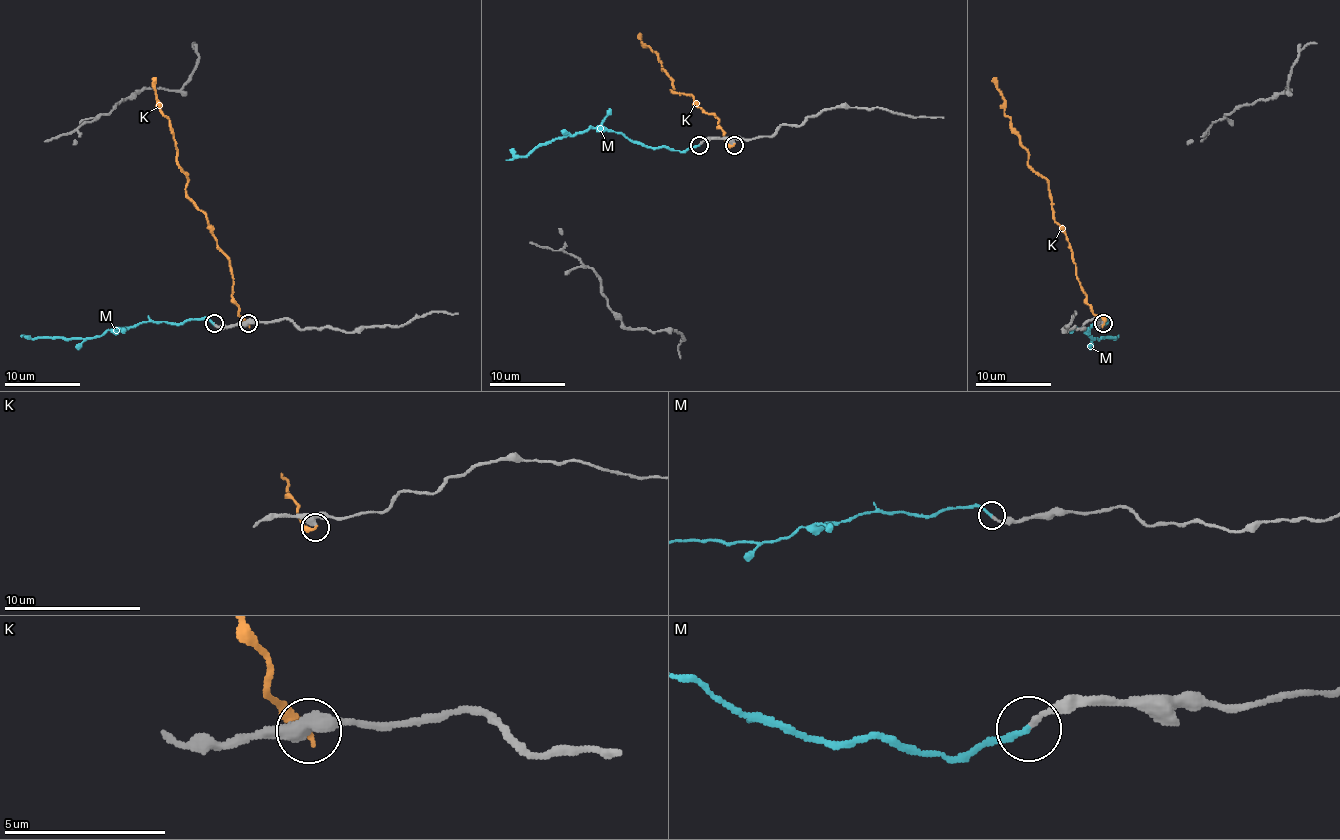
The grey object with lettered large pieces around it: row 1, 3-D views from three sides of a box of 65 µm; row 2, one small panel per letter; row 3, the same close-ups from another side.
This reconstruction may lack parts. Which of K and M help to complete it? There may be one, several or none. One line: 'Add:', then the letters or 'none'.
Add: M

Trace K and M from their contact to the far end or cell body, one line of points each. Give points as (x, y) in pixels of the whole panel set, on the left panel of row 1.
K: (249, 323), (233, 302), (228, 256), (207, 216), (186, 193), (188, 174), (176, 163), (174, 134), (155, 77)
M: (214, 323), (199, 319), (186, 319), (182, 323), (142, 321), (136, 327), (104, 332), (92, 338), (20, 336)

